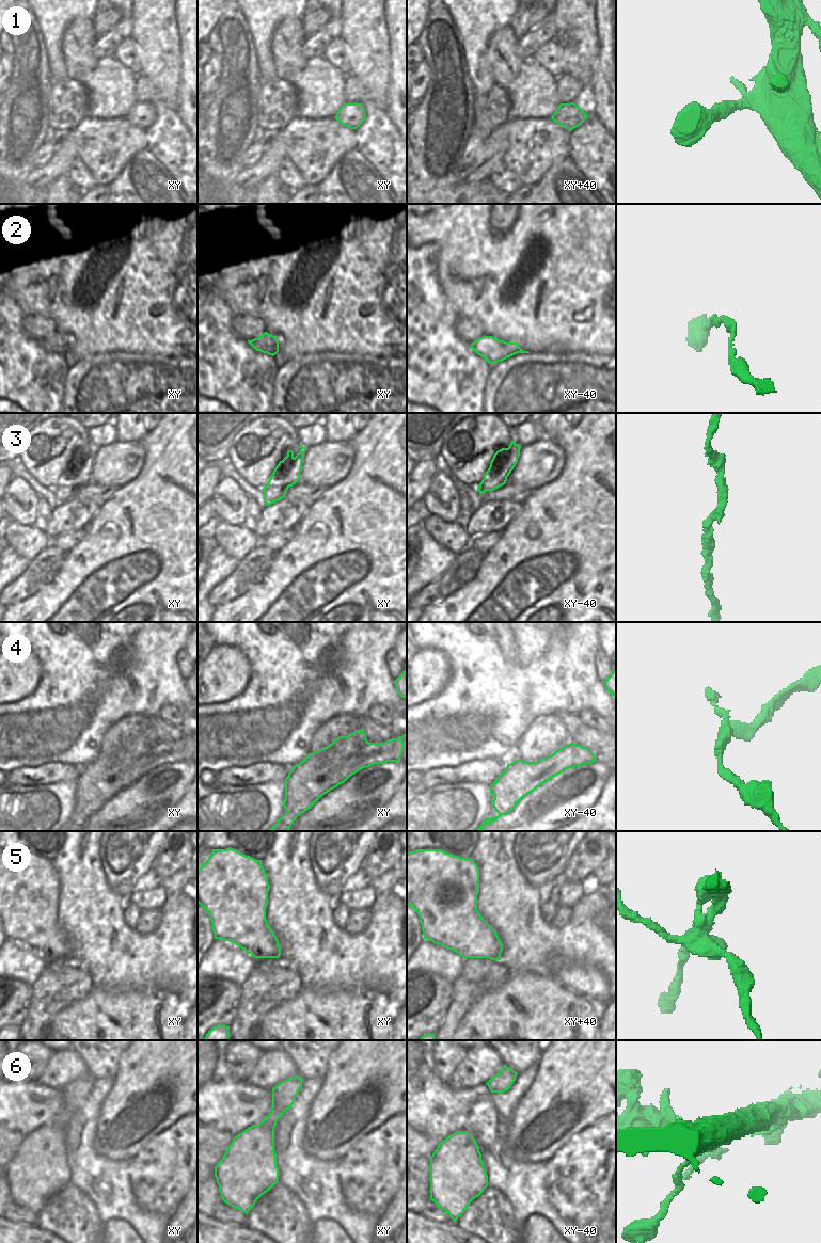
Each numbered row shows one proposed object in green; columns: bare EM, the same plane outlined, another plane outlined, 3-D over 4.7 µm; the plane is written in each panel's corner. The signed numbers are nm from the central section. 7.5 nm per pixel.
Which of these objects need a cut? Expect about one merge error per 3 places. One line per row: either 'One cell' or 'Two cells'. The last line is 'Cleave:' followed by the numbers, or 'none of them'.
1: One cell
2: One cell
3: One cell
4: Two cells
5: Two cells
6: Two cells
Cleave: 4, 5, 6

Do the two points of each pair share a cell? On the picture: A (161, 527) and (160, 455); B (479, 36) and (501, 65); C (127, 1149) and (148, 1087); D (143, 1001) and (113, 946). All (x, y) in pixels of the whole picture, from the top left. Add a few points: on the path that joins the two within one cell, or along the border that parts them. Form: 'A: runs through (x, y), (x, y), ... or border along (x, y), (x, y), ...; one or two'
A: runs through (161, 509), (161, 479), (158, 476), (159, 473); one
B: border along (503, 27), (488, 41), (488, 61), (491, 70); two
C: runs through (127, 1133), (127, 1121), (132, 1113), (132, 1101); one
D: border along (111, 989), (148, 989), (155, 992); two

